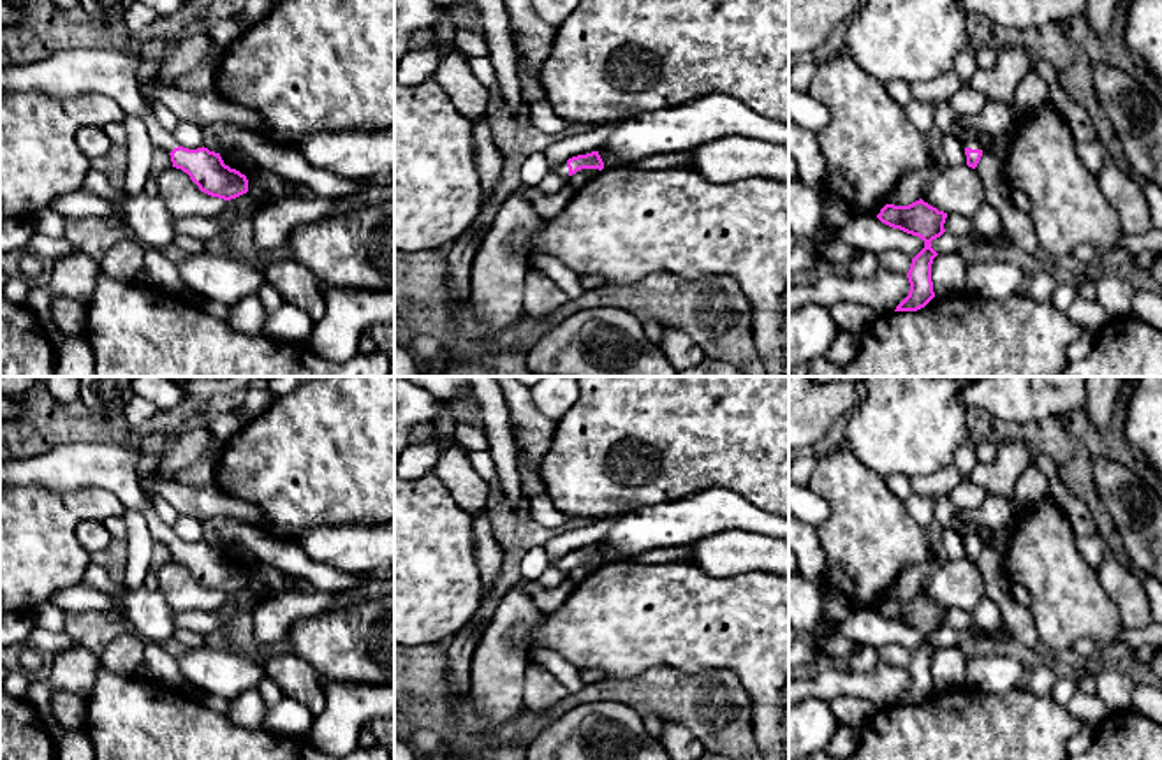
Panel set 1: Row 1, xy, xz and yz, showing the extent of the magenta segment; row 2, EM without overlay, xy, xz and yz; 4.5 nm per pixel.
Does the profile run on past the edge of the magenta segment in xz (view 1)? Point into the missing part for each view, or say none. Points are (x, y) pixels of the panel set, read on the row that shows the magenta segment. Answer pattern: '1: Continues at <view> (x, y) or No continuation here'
1: Continues at xz (562, 169)

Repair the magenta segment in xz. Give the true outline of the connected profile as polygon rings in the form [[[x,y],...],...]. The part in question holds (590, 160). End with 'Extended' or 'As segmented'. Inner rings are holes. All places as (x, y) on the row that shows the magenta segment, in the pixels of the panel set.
[[[599,151],[572,157],[567,162],[558,164],[551,171],[555,171],[556,174],[560,174],[563,178],[569,178],[569,176],[576,174],[581,169],[599,169],[599,171],[602,171],[604,162],[599,155]]]. Extended

